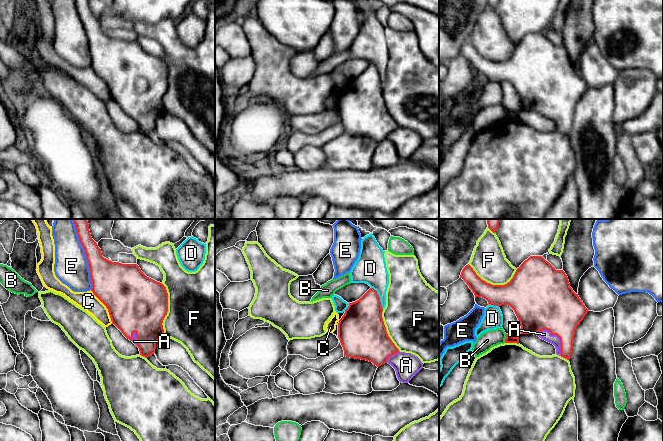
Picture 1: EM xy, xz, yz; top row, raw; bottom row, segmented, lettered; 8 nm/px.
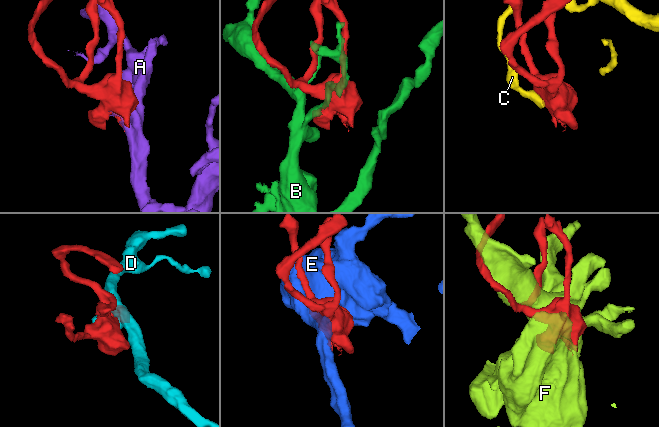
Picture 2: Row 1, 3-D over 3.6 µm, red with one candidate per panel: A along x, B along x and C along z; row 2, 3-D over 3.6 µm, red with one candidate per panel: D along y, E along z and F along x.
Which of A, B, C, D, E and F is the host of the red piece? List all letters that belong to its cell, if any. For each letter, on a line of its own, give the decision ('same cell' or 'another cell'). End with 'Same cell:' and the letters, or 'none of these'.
A: same cell
B: another cell
C: another cell
D: another cell
E: another cell
F: another cell
Same cell: A

